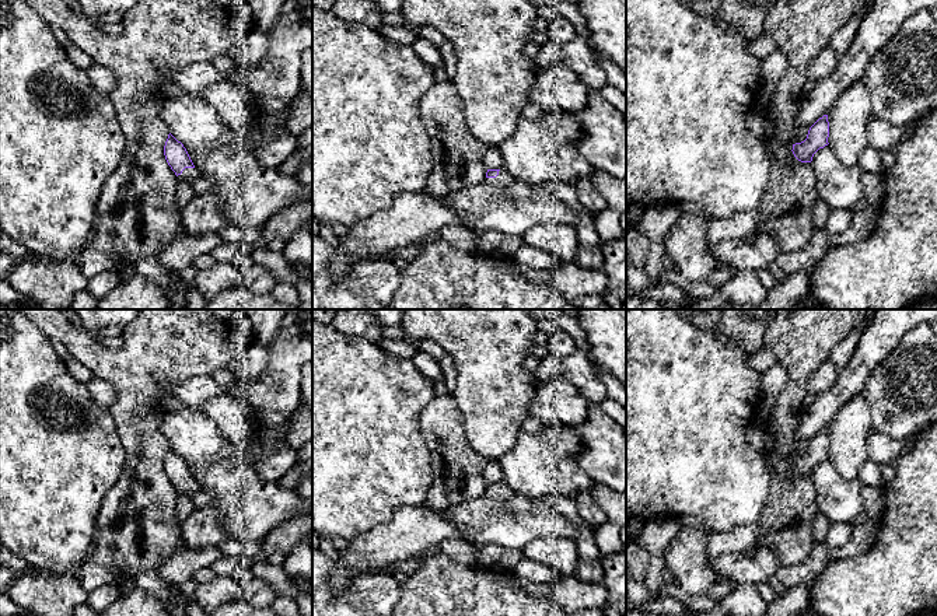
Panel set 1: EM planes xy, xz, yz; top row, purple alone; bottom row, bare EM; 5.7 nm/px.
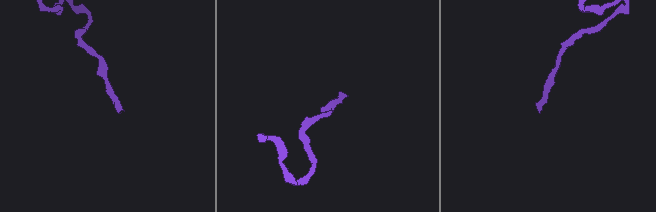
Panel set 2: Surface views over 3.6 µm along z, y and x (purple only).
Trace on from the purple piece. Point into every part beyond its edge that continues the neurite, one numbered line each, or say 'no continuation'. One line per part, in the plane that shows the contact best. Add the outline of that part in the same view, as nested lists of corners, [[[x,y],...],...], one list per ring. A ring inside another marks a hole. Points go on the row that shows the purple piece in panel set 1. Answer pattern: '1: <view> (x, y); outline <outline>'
1: xy (189, 174); outline [[[185,168],[181,175],[178,175],[178,179],[186,179],[189,182],[195,182],[199,176],[199,171],[196,168]]]

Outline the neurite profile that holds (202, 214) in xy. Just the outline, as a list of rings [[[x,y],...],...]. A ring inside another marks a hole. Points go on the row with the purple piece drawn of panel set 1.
[[[213,190],[195,195],[181,213],[182,230],[192,235],[220,234],[227,225]]]

